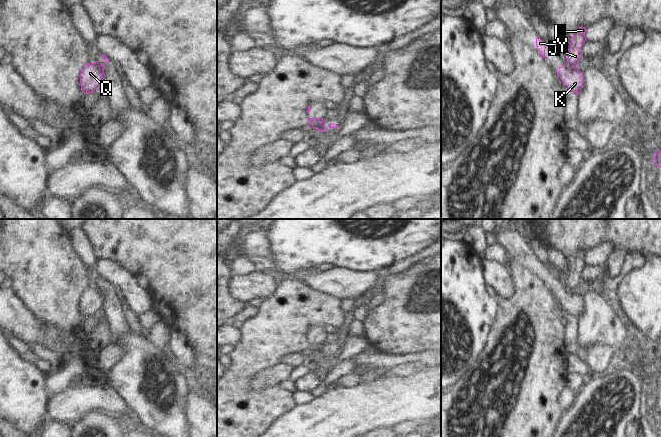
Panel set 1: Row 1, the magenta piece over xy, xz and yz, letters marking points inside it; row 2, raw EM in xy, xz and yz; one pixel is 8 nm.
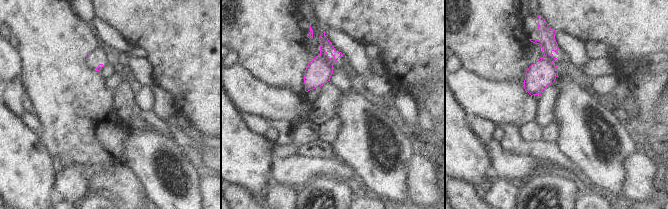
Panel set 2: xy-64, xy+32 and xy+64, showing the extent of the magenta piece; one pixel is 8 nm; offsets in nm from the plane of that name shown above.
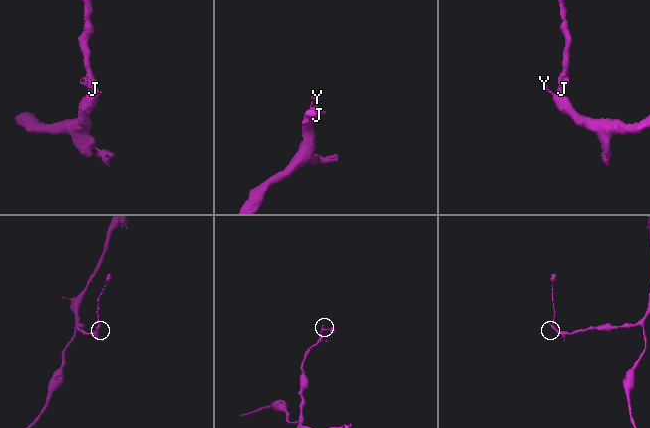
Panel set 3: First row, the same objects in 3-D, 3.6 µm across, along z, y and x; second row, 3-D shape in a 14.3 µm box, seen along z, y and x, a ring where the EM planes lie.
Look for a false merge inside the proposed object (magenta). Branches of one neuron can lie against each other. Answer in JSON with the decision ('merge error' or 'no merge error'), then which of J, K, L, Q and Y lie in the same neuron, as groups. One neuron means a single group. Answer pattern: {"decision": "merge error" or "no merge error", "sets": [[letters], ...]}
{"decision": "merge error", "sets": [["J", "L"], ["K", "Q", "Y"]]}

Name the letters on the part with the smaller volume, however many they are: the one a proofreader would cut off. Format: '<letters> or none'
J, L

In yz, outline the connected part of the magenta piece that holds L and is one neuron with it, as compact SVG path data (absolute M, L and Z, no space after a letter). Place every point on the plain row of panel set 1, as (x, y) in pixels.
M581 250L575 259L571 261L570 273L568 276L568 283L566 288L571 291L576 291L580 282L582 281L581 272L586 265L586 252Z

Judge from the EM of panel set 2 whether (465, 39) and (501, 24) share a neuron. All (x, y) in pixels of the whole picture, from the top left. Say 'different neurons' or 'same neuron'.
same neuron

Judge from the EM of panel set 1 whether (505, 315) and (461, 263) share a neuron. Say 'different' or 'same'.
different

